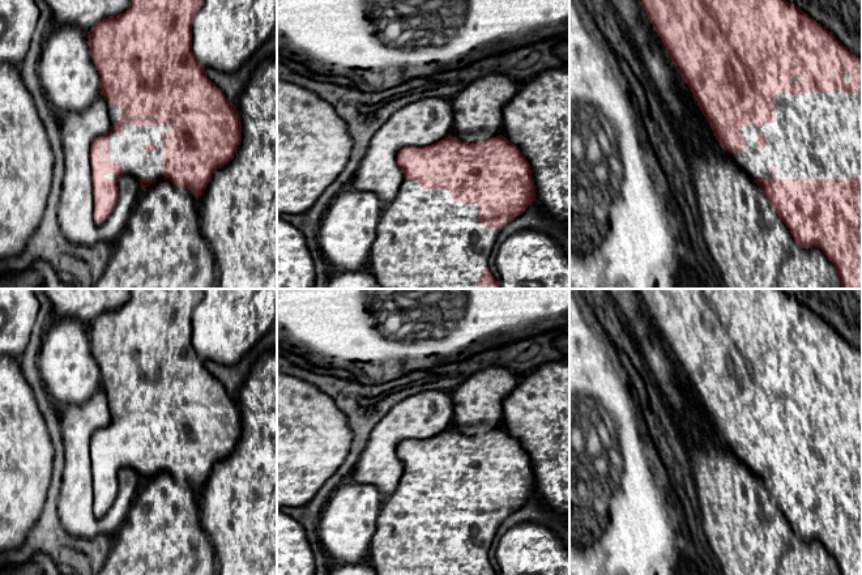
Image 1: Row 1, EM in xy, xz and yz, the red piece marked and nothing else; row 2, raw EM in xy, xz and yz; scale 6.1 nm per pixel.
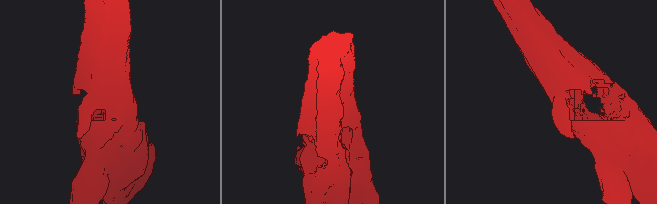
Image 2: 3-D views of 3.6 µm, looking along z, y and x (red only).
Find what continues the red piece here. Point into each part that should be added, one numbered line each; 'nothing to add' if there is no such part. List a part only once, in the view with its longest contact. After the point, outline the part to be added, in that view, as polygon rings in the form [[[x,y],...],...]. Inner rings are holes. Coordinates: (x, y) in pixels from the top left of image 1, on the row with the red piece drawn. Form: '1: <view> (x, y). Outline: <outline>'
1: yz (818, 135). Outline: [[[836,90],[831,93],[805,93],[803,95],[778,94],[776,97],[776,122],[765,123],[760,128],[756,125],[742,127],[741,135],[746,140],[746,148],[741,153],[731,153],[731,157],[751,179],[771,179],[773,176],[778,179],[862,179],[862,94],[845,94]],[[760,133],[768,142],[763,150],[756,145]]]

